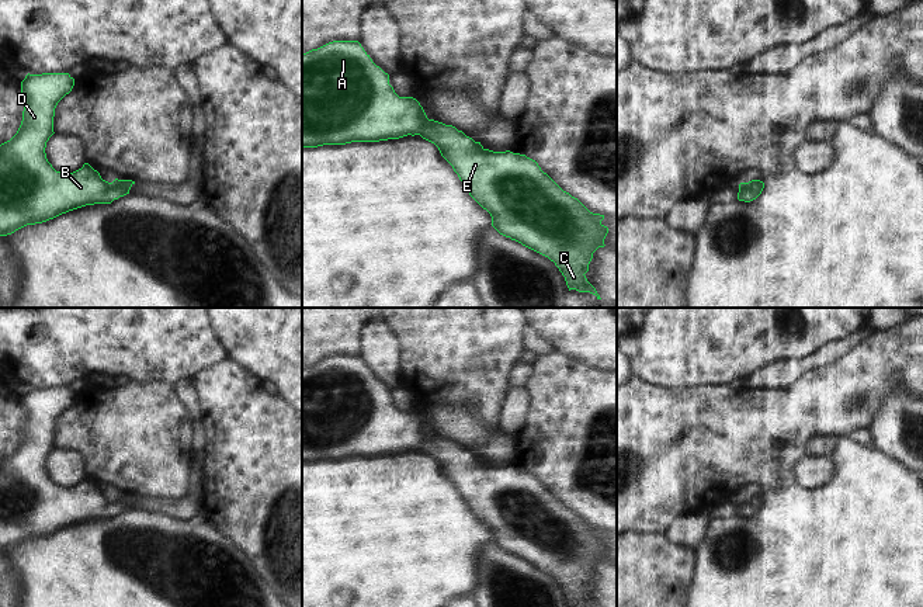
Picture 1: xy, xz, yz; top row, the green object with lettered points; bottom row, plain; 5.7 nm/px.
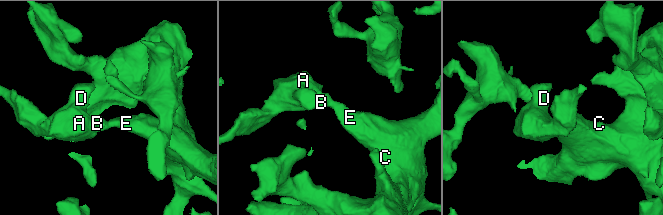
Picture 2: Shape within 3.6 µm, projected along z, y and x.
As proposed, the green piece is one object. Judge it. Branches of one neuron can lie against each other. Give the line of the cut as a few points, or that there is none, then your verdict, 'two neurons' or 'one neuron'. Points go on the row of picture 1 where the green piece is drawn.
no cut | one neuron

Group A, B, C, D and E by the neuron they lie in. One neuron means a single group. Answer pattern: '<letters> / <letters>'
A B C D E

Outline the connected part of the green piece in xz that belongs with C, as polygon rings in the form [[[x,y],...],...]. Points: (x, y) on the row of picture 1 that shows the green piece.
[[[333,41],[318,49],[312,49],[302,55],[302,148],[318,148],[323,145],[346,145],[351,142],[379,142],[388,139],[399,139],[407,135],[420,135],[423,139],[434,143],[441,156],[452,166],[454,171],[458,174],[459,180],[464,183],[469,195],[492,216],[492,226],[503,236],[510,237],[521,243],[523,246],[548,257],[559,268],[565,277],[566,285],[570,289],[579,292],[590,292],[601,299],[596,288],[587,281],[586,273],[589,271],[589,264],[593,259],[593,253],[598,247],[604,247],[604,239],[608,233],[608,228],[601,223],[604,215],[590,212],[577,198],[572,197],[569,192],[563,191],[546,173],[541,170],[538,163],[525,155],[506,152],[493,152],[485,149],[480,142],[475,142],[472,138],[466,136],[462,131],[458,131],[452,125],[445,125],[443,122],[428,119],[420,103],[413,97],[399,97],[393,87],[389,84],[389,74],[385,73],[379,66],[377,66],[369,55],[364,51],[358,41]]]

